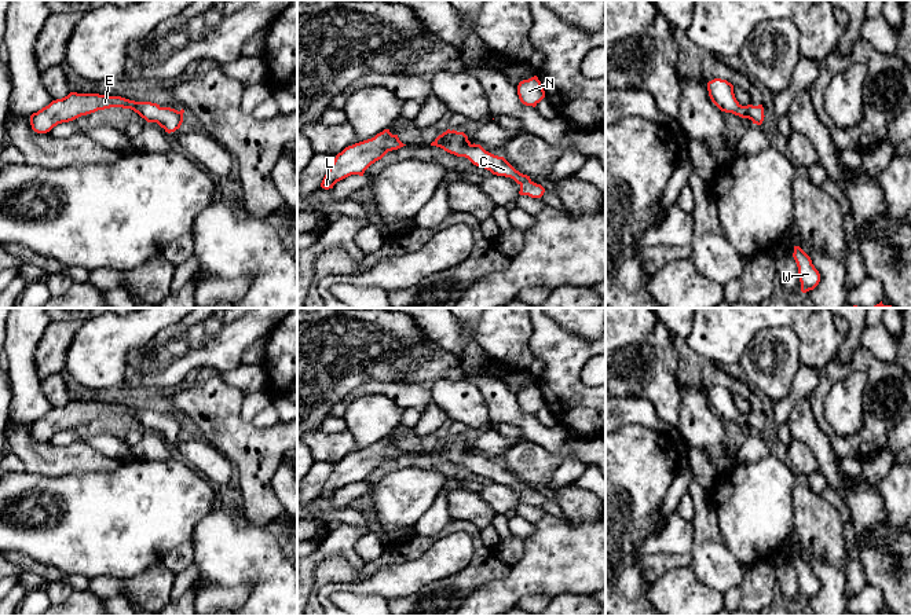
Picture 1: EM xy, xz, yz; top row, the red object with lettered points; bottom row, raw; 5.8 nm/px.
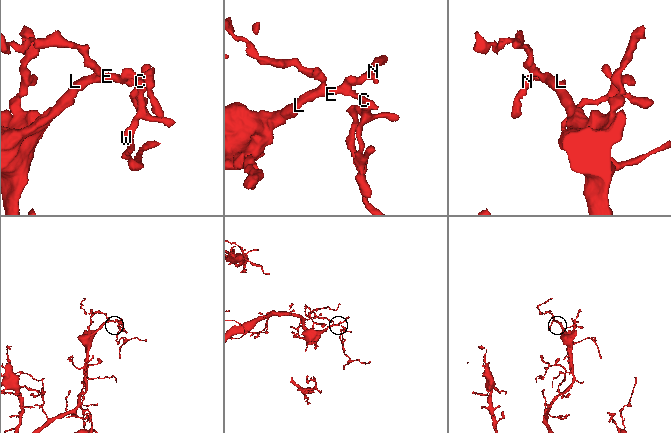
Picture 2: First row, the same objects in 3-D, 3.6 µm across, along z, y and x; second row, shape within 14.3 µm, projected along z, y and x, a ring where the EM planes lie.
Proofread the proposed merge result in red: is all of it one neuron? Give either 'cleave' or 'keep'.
keep

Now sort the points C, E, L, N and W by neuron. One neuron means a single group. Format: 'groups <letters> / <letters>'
groups C E L N W

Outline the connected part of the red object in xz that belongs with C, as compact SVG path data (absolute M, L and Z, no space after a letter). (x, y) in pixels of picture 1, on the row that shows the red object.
M447 129L439 135L431 146L443 148L457 157L468 158L473 165L490 170L493 175L513 179L520 186L520 195L541 198L545 188L534 183L530 176L516 170L504 157L486 151L480 144L472 144L464 132Z

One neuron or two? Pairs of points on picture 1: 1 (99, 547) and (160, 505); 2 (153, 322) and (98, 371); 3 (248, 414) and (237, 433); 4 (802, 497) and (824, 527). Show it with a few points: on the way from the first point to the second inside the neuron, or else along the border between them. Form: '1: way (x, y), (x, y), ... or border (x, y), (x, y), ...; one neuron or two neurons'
1: way (114, 539), (119, 539), (145, 513); one neuron
2: way (139, 327), (109, 358); one neuron
3: border (245, 396), (242, 418), (251, 422); two neurons
4: way (807, 503), (818, 520); one neuron

